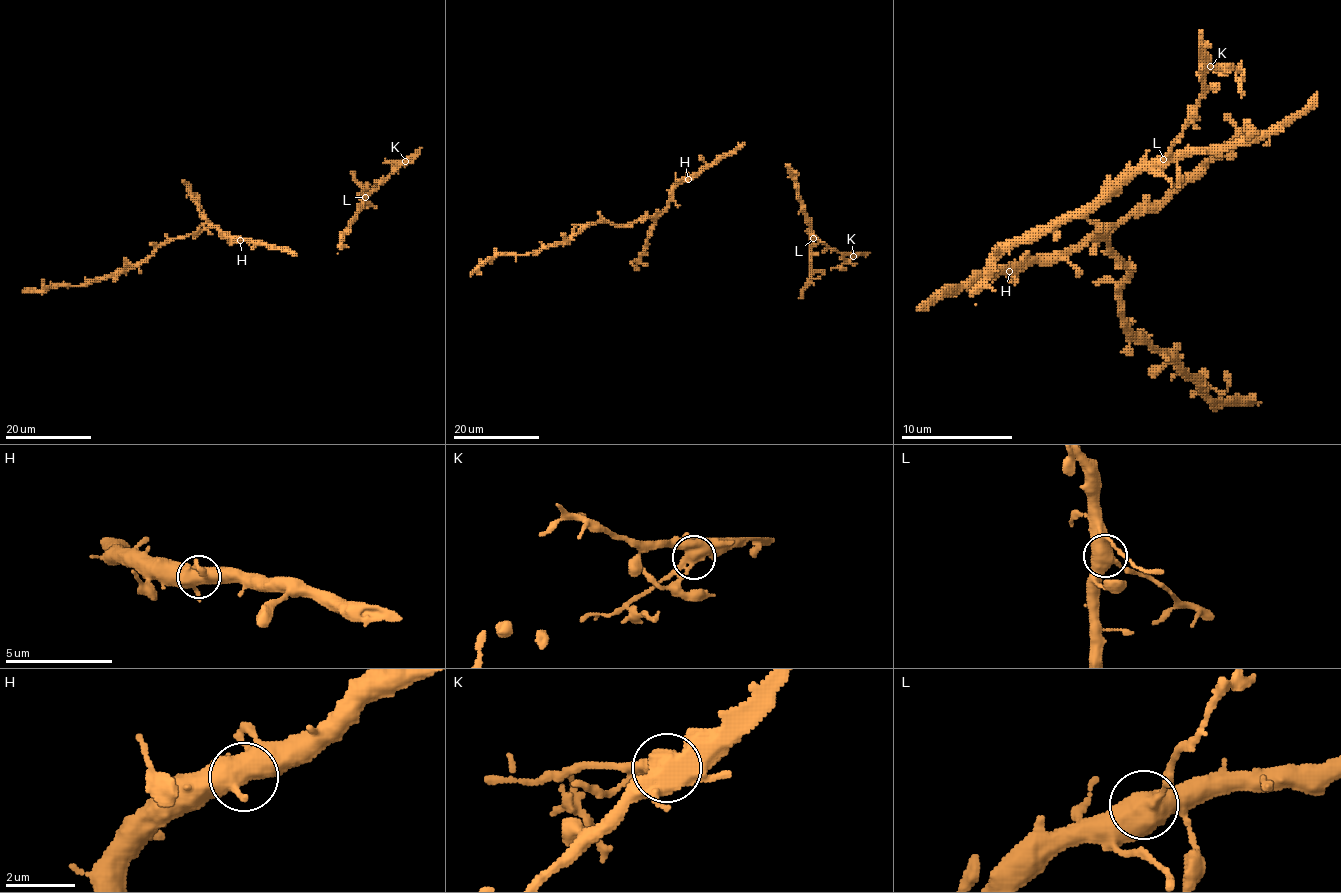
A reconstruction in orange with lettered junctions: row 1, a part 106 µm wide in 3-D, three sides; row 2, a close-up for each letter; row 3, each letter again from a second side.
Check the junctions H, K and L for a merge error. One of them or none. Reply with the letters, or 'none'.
K

